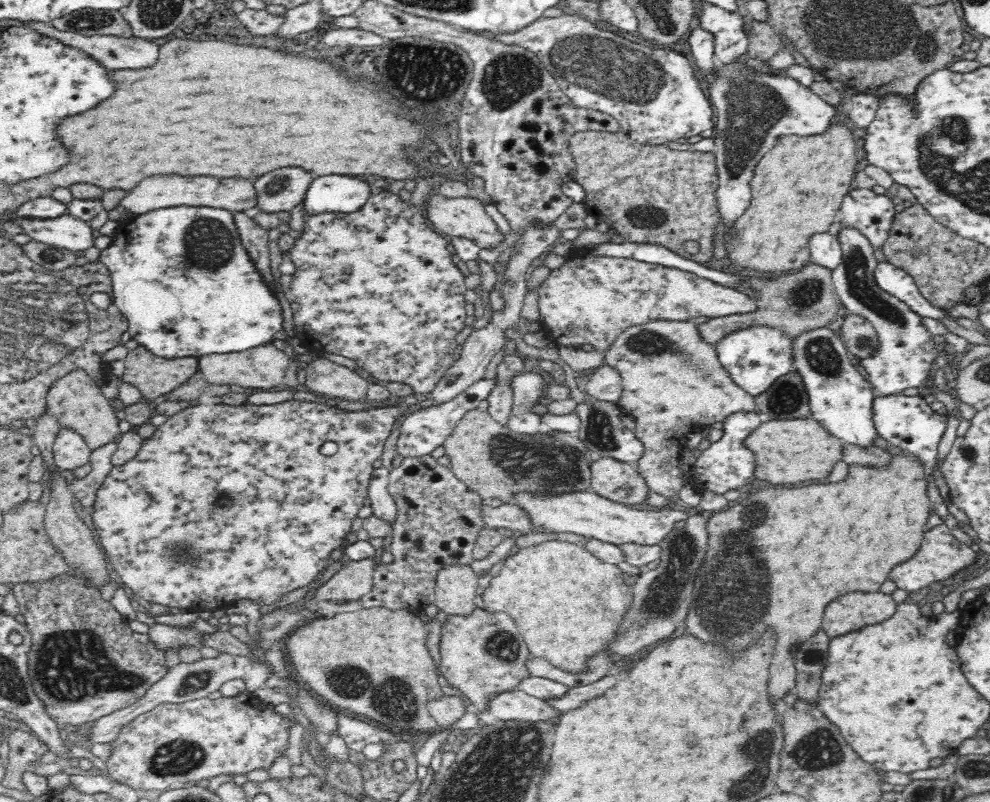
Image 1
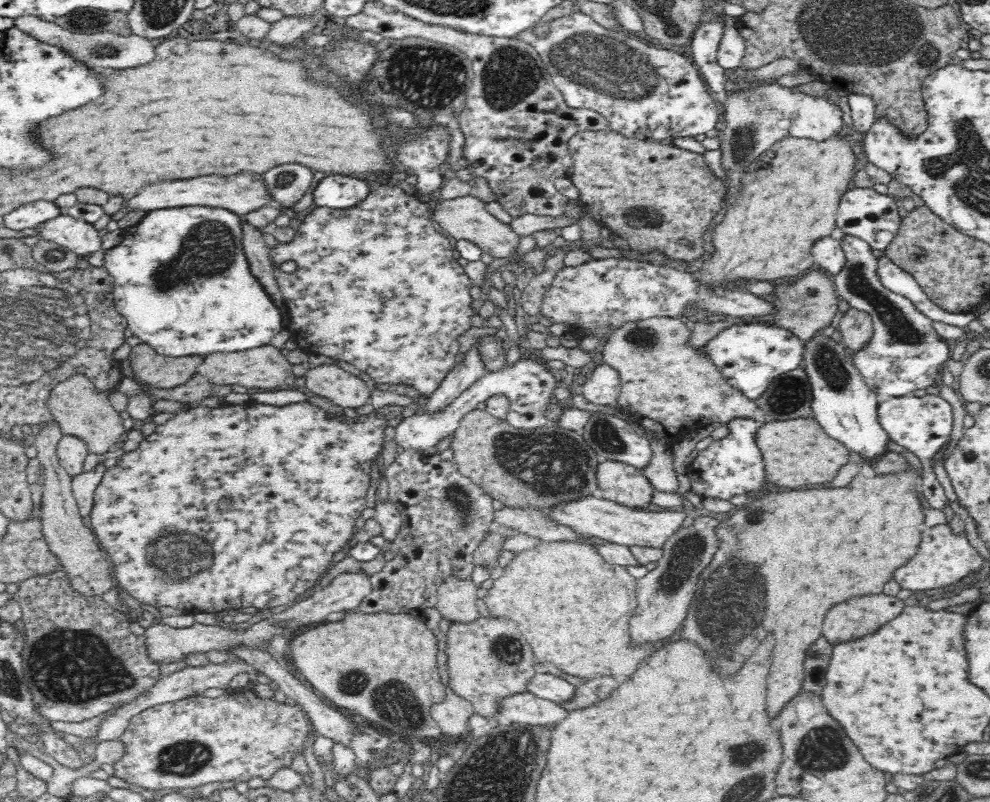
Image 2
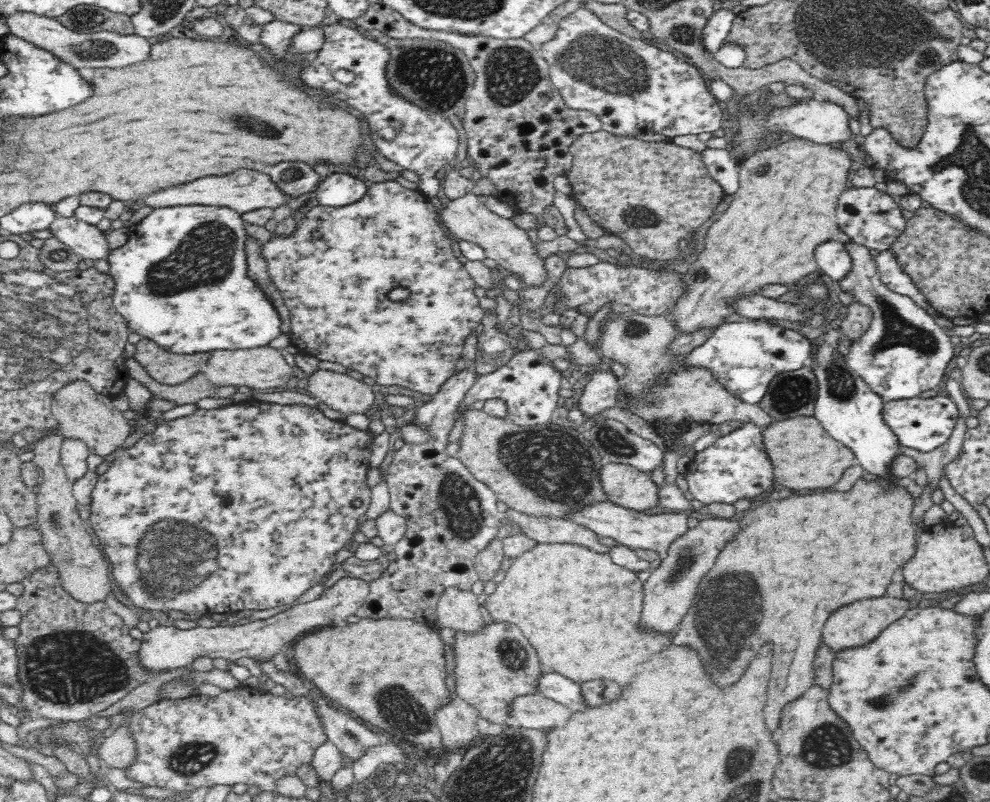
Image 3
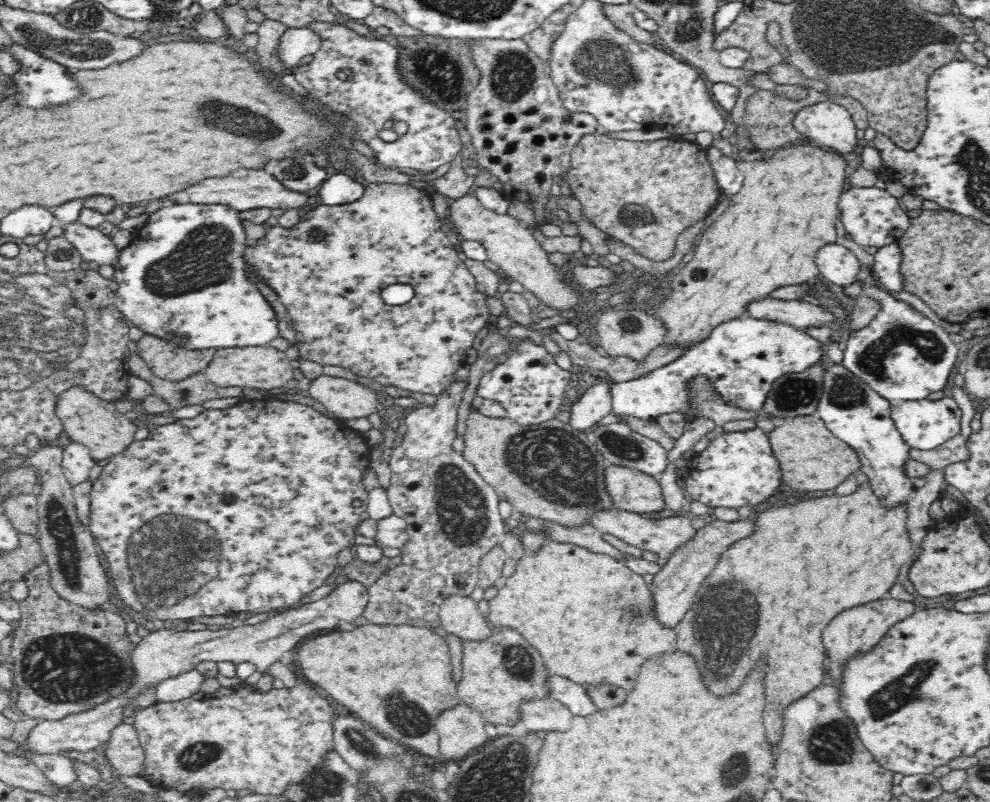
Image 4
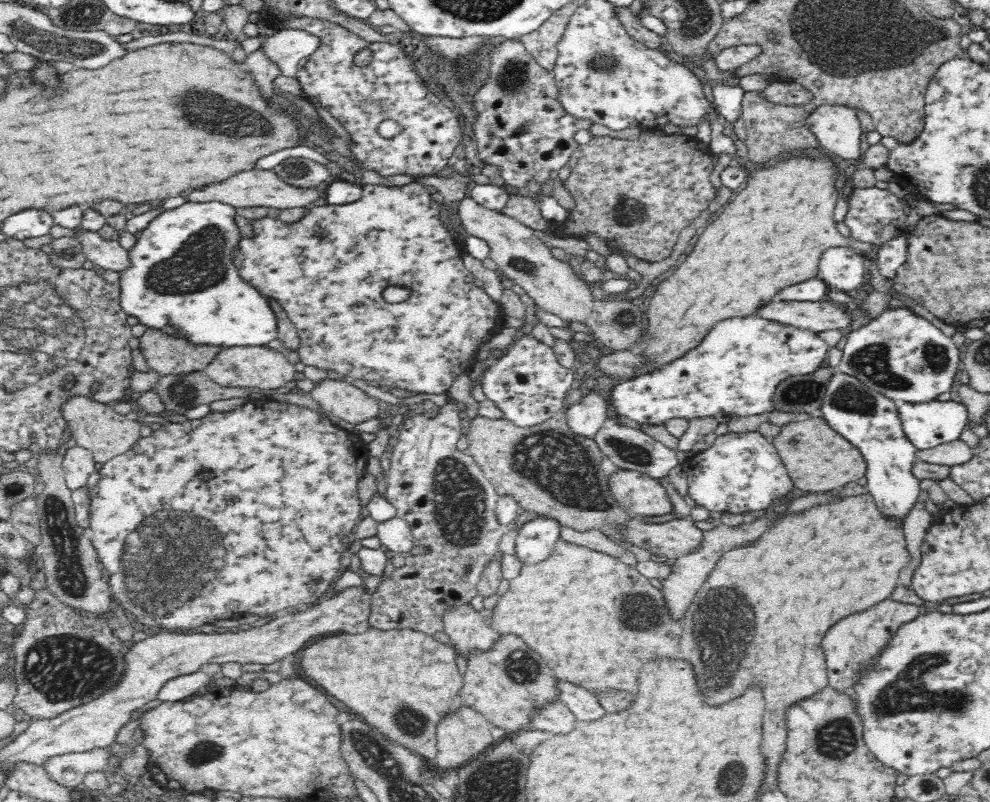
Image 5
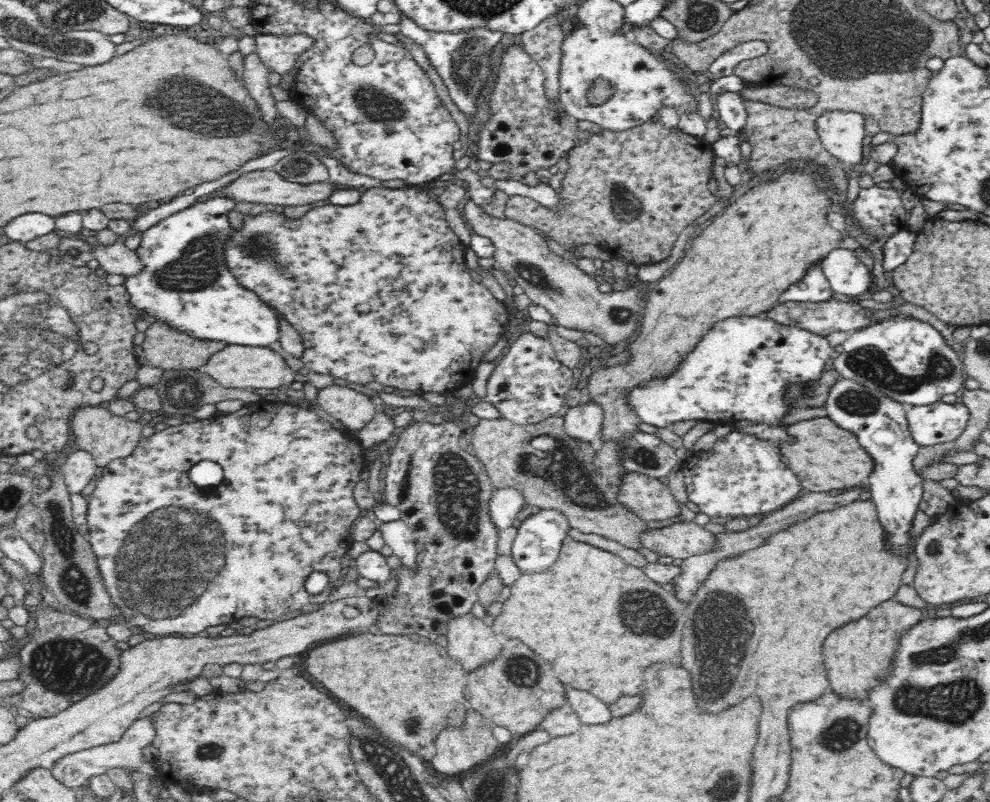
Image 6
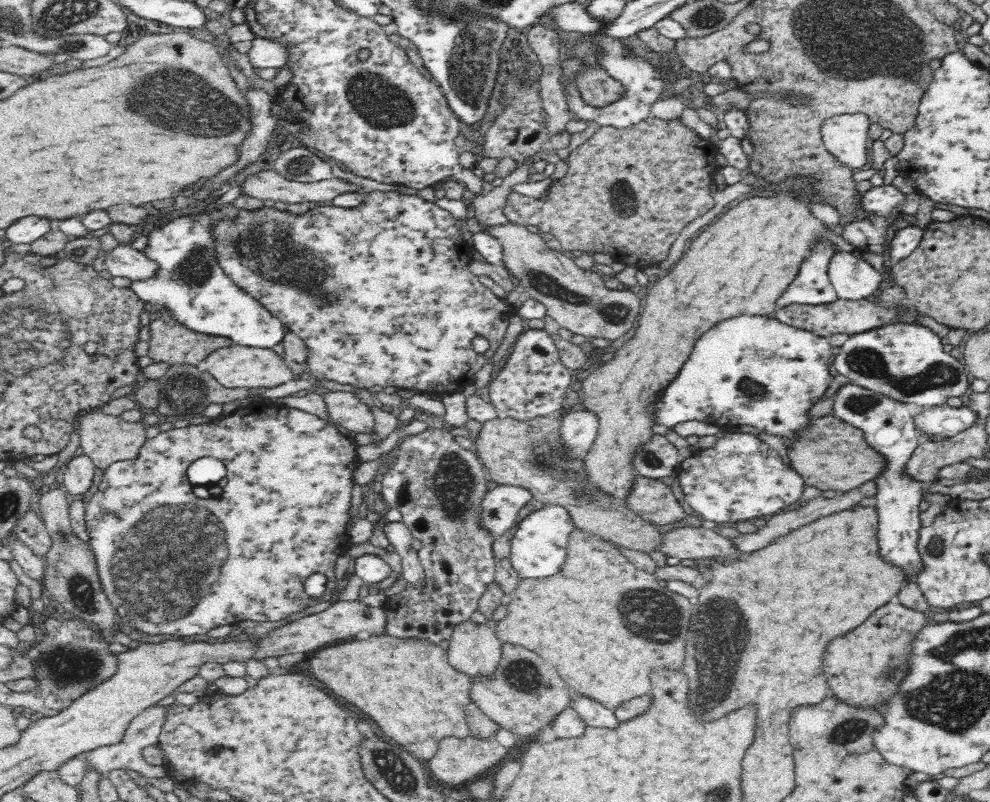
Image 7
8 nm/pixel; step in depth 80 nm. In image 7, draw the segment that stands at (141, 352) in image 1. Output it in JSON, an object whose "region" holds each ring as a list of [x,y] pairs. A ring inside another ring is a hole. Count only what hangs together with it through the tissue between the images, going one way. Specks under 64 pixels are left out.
{"region":[[[172,310],[159,311],[159,317],[151,322],[150,340],[148,341],[148,356],[153,362],[166,361],[168,364],[177,365],[188,363],[200,365],[210,353],[216,349],[233,346],[233,341],[224,336],[213,336],[212,334],[201,334],[192,328],[185,326],[176,320]]]}

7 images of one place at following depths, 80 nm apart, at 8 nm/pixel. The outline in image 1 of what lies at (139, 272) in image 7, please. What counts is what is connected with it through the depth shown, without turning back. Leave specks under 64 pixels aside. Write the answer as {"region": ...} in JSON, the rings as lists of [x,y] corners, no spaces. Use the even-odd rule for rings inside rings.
{"region":[[[68,212],[56,218],[46,218],[14,222],[22,228],[34,241],[60,248],[67,248],[81,254],[88,248],[96,246],[94,229],[84,220],[80,220]]]}

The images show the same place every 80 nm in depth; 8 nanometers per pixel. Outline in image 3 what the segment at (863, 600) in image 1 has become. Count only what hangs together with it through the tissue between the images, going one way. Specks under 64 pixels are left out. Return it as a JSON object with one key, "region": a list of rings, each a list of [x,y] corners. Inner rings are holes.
{"region":[[[874,598],[874,600],[864,600],[864,602],[854,602],[852,606],[840,608],[824,626],[824,644],[836,654],[843,653],[848,649],[860,648],[874,642],[880,636],[880,633],[888,628],[892,622],[900,620],[912,606],[915,601],[909,601],[906,598]]]}

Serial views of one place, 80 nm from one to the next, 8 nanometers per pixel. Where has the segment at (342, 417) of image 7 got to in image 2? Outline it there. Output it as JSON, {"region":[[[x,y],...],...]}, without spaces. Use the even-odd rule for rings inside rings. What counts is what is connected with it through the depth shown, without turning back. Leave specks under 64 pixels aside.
{"region":[[[322,364],[305,374],[305,387],[313,395],[326,398],[340,408],[362,408],[370,403],[371,383],[363,381],[335,364]]]}

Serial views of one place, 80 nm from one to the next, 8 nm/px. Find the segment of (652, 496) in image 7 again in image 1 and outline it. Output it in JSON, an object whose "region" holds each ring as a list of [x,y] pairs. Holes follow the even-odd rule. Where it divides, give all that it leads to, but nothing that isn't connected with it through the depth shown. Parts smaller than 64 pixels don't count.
{"region":[[[600,458],[592,464],[592,491],[608,500],[634,506],[648,500],[650,487],[635,464]]]}

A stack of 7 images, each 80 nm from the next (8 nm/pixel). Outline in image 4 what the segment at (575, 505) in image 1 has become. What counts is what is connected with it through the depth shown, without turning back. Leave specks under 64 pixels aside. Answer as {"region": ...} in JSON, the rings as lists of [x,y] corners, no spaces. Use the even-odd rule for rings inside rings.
{"region":[[[606,510],[592,516],[590,524],[598,527],[602,532],[612,534],[625,543],[637,546],[642,550],[650,550],[658,554],[660,558],[669,559],[684,544],[694,541],[697,530],[692,527],[692,520],[686,516],[670,516],[660,519],[648,519],[638,513],[621,512],[618,510]]]}

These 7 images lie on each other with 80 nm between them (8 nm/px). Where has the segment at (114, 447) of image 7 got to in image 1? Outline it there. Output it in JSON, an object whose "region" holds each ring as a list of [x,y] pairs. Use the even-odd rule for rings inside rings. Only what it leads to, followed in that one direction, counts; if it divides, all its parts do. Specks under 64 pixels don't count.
{"region":[[[74,370],[74,372],[66,374],[64,378],[54,381],[46,401],[47,414],[57,418],[61,428],[76,431],[76,434],[86,441],[92,453],[110,442],[117,441],[123,433],[122,424],[116,416],[115,408],[103,394],[100,385],[97,385],[83,370]]]}

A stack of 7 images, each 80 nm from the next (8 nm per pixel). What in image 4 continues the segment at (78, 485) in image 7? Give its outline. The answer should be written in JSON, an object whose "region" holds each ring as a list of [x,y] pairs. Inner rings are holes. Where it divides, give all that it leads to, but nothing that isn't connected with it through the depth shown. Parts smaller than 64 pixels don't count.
{"region":[[[71,442],[63,448],[62,474],[72,487],[89,480],[90,470],[96,466],[87,446]]]}

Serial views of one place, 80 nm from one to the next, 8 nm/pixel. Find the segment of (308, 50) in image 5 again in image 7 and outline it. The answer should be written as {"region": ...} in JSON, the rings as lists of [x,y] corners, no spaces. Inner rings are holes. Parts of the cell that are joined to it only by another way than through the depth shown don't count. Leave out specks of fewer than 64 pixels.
{"region":[[[251,37],[249,42],[250,48],[246,53],[256,70],[267,71],[267,68],[277,70],[284,68],[283,64],[287,61],[288,53],[283,45],[258,37]]]}

